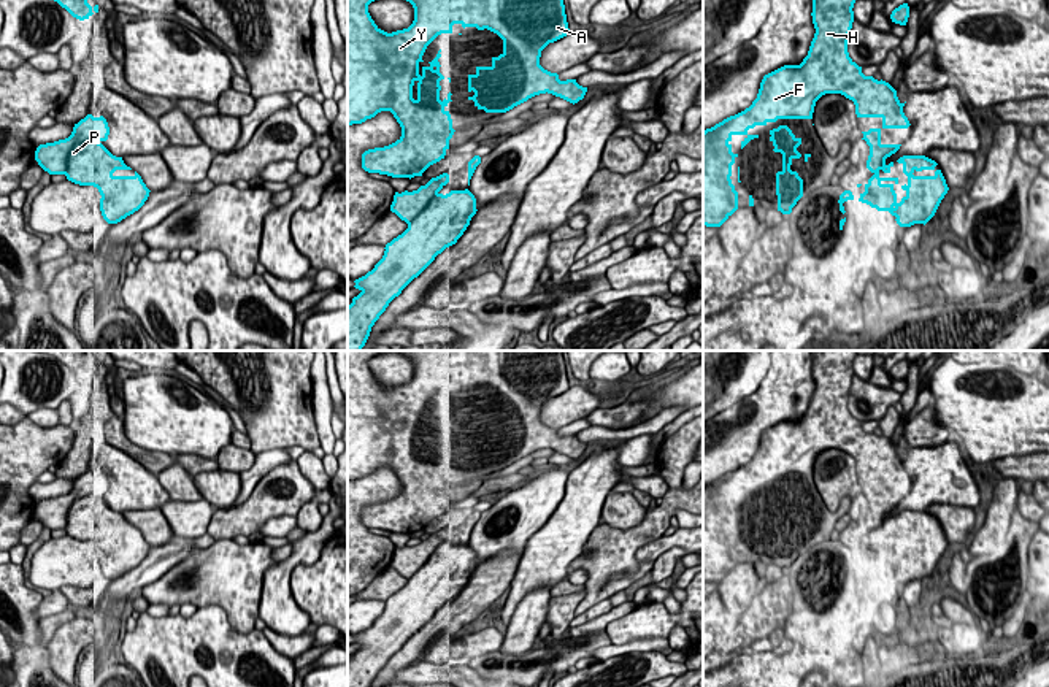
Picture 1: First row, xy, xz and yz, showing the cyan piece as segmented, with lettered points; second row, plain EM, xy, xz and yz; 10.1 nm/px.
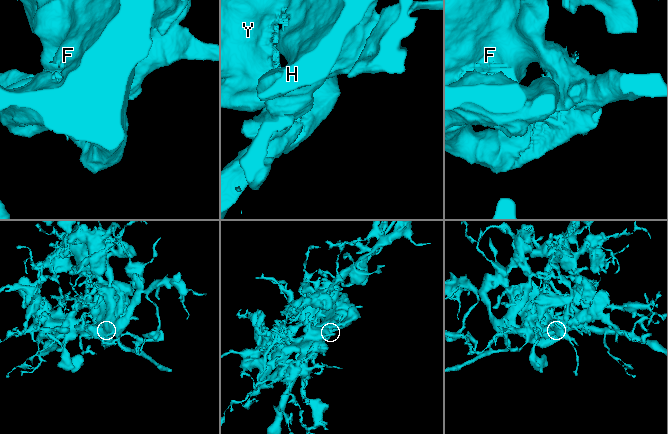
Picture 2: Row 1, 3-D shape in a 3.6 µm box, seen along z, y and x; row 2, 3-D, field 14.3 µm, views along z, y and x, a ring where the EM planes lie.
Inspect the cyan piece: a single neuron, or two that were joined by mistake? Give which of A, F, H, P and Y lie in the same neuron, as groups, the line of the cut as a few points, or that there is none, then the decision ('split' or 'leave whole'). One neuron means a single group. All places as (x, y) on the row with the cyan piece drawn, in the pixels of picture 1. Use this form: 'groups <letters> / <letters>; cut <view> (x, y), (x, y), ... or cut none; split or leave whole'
groups A F H P Y; cut none; leave whole

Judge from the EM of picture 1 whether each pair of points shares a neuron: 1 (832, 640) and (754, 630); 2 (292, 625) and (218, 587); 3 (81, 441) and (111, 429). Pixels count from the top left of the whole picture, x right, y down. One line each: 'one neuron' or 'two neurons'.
1: two neurons
2: two neurons
3: two neurons

